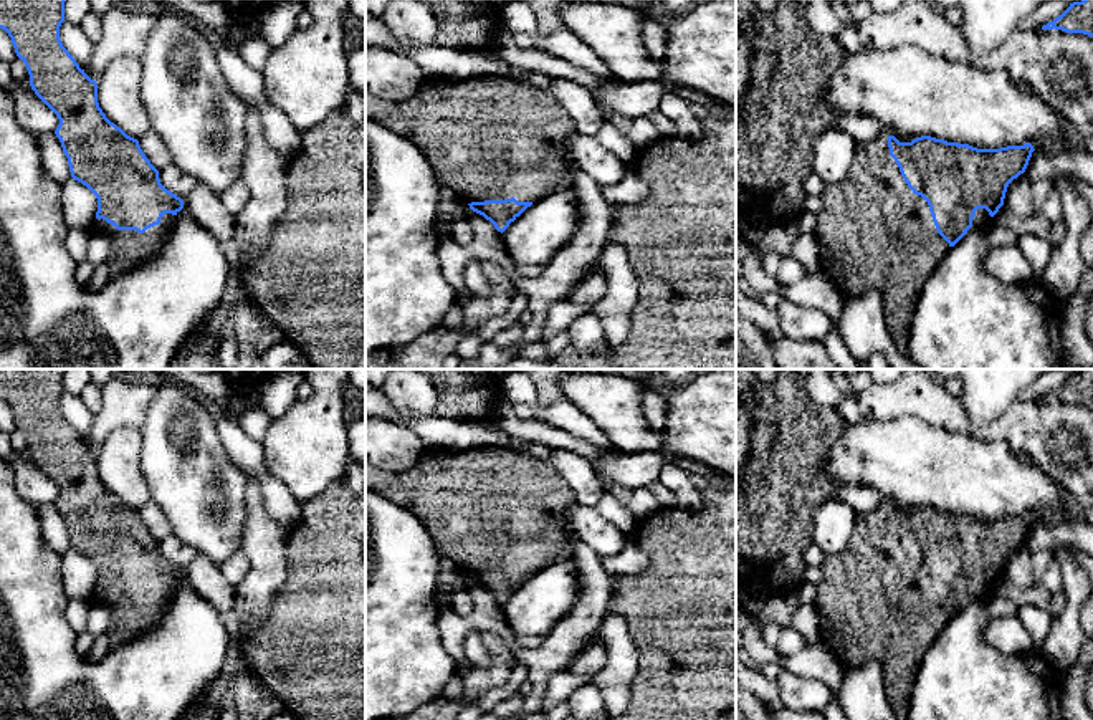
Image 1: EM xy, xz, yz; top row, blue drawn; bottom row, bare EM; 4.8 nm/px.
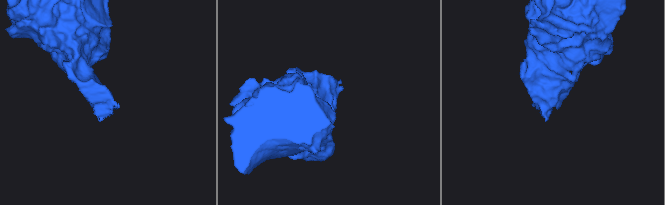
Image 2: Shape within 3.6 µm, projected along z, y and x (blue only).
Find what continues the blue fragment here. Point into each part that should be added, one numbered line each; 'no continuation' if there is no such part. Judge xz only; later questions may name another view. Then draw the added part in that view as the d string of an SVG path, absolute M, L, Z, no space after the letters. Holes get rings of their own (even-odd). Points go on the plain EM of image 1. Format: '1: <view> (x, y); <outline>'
1: xz (491, 508); M506 447L463 452L425 449L422 458L403 473L389 473L365 462L365 488L412 511L430 531L438 554L448 554L466 574L511 568L534 574L572 556L566 531L567 516L577 503L569 483L554 463Z

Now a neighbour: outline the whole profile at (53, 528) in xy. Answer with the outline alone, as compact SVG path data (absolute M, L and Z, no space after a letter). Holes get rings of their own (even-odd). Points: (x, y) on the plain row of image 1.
M46 503L38 508L38 515L43 538L56 554L63 556L71 548L71 543L60 510L55 503Z

